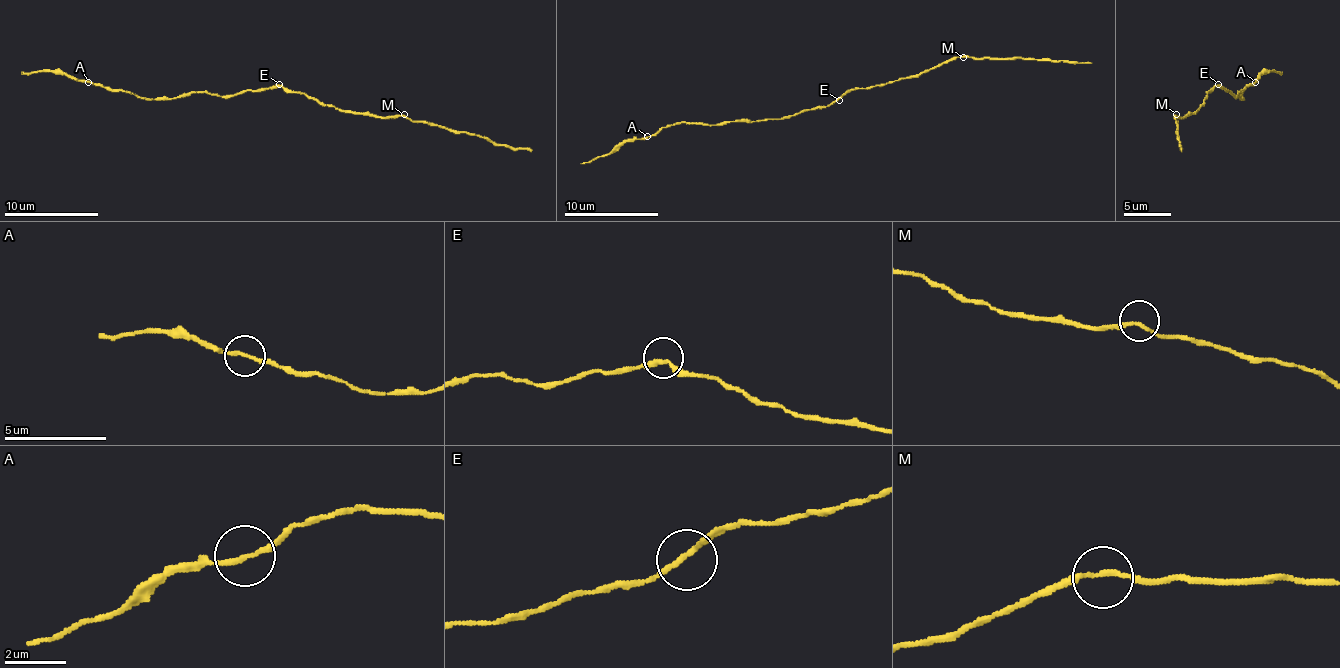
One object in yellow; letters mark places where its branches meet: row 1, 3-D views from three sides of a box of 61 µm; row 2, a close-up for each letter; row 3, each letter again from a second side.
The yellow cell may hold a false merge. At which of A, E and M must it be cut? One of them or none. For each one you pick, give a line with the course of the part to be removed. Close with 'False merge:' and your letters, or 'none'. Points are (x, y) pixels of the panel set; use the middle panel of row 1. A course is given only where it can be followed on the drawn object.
False merge: none

